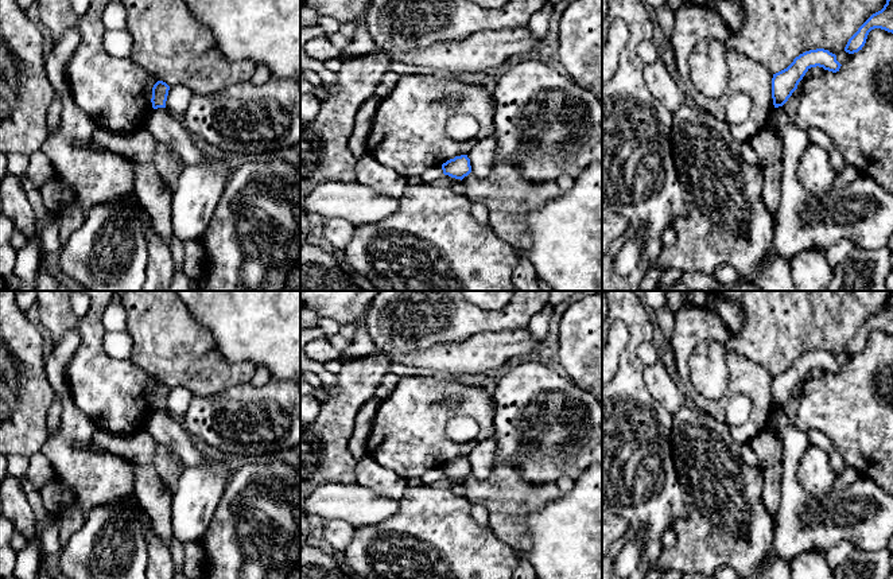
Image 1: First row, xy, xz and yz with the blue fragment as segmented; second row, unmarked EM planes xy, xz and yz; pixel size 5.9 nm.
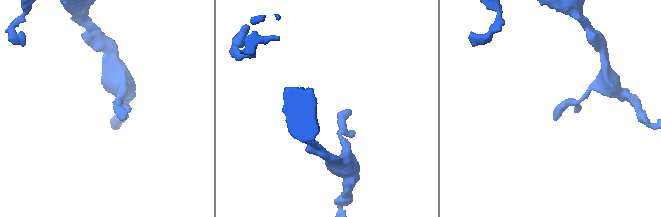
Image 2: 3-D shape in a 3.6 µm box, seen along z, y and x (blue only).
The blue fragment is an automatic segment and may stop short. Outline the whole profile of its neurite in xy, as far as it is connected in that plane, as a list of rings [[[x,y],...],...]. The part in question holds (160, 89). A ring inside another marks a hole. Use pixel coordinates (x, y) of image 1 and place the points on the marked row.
[[[158,81],[154,85],[154,88],[152,88],[152,98],[151,98],[154,109],[166,108],[168,90],[170,90],[170,86],[163,81]]]

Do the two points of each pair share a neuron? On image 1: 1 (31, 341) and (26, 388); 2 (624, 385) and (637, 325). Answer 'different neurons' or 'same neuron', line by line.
1: same neuron
2: same neuron

